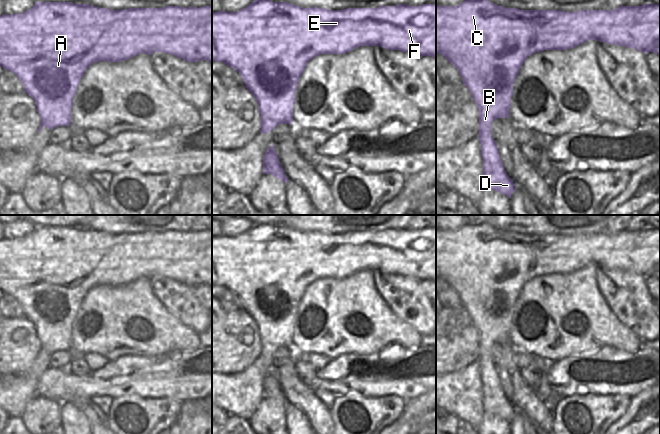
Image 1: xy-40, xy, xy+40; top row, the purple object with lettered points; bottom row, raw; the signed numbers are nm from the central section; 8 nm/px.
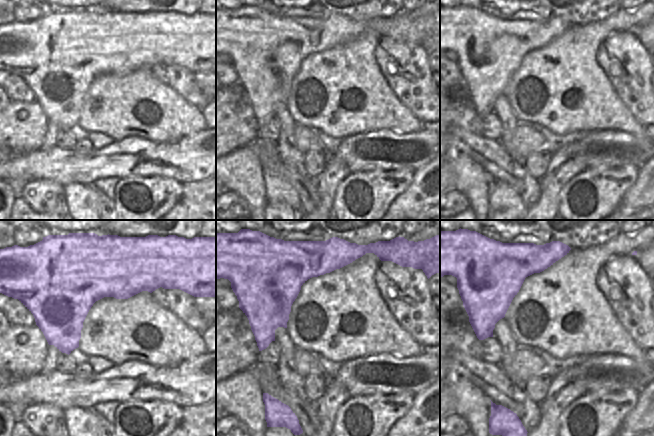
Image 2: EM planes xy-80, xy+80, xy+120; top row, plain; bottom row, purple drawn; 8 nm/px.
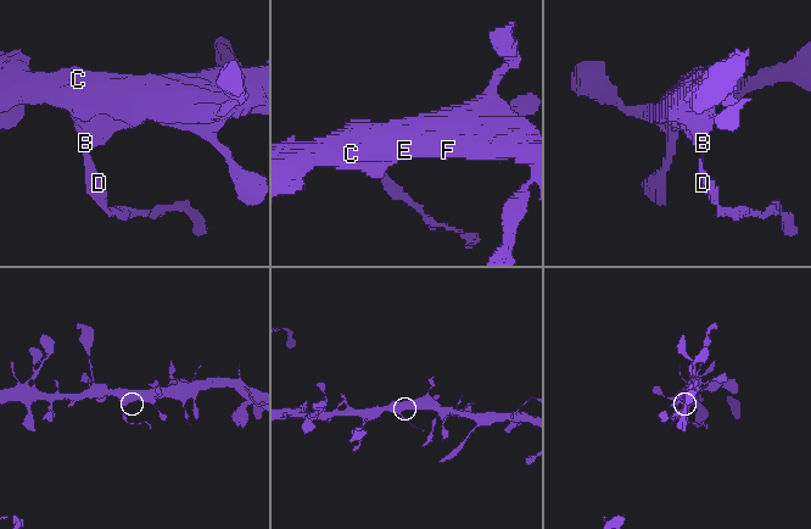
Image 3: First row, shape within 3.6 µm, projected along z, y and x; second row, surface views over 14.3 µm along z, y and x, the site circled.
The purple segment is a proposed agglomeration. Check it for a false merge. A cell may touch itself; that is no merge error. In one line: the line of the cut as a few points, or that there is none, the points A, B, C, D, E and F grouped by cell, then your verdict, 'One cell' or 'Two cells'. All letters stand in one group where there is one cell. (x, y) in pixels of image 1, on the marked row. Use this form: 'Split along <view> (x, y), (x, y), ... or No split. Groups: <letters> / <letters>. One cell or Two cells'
Split along xy+40 (486, 127), (485, 134), (480, 140). Groups: A B C E F / D. Two cells

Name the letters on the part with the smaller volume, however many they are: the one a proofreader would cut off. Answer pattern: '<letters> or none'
D

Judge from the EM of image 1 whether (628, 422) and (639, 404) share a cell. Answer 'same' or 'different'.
same

